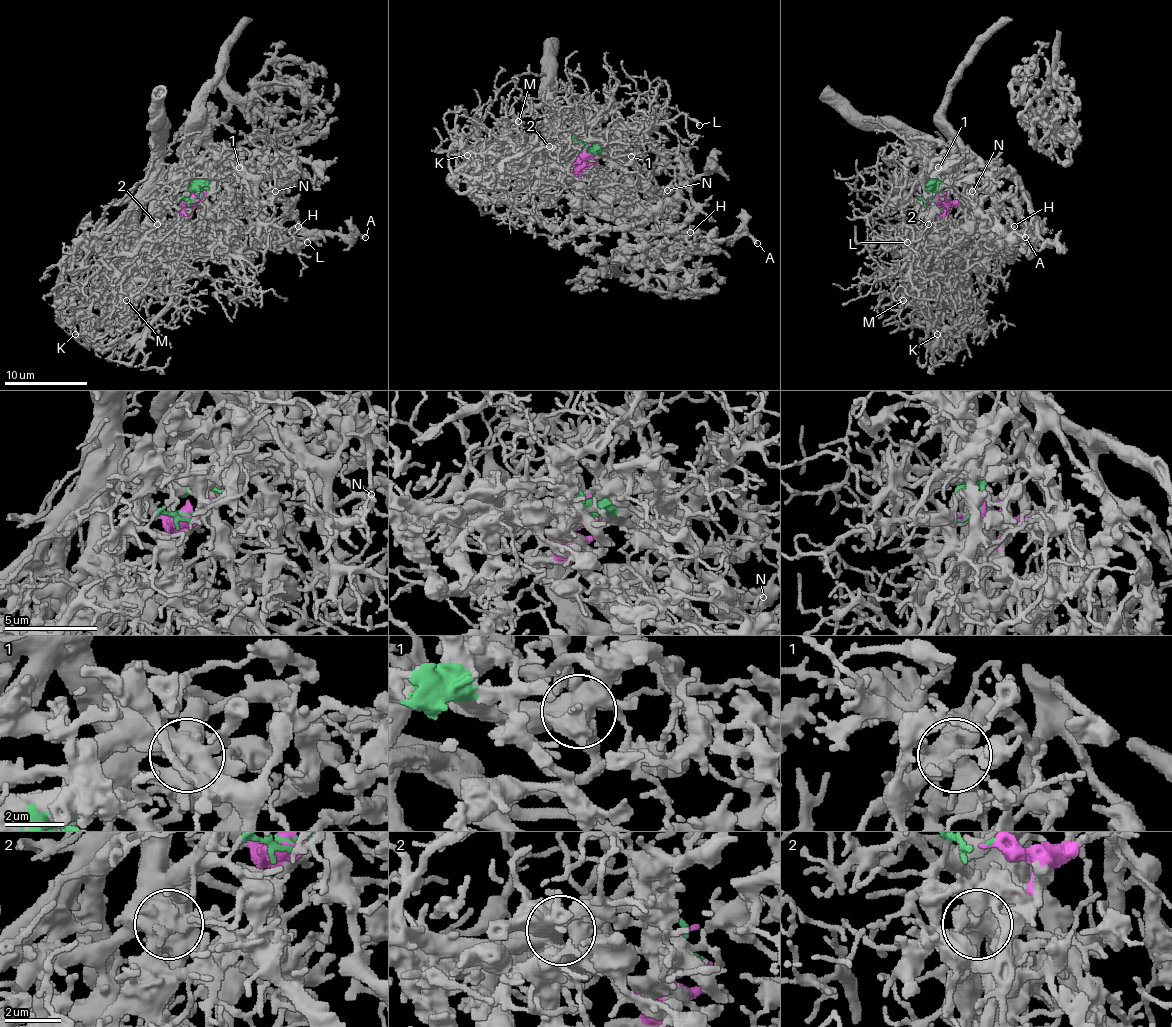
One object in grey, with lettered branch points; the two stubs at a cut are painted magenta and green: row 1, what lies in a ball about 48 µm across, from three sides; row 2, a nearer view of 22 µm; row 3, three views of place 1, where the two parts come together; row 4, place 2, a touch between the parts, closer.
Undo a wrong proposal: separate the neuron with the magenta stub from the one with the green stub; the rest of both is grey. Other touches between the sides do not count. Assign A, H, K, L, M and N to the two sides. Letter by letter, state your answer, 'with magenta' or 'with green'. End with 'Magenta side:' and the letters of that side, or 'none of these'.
A: with magenta
H: with magenta
K: with green
L: with green
M: with green
N: with magenta
Magenta side: A, H, N

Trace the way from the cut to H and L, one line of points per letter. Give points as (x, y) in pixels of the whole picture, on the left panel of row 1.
H: (195, 198), (186, 203), (176, 192), (174, 169), (182, 151), (239, 178), (276, 234), (299, 225)
L: (195, 198), (201, 192), (205, 178), (214, 169), (236, 165), (253, 182), (255, 213), (263, 223), (307, 242)

